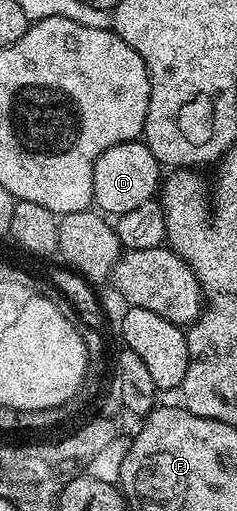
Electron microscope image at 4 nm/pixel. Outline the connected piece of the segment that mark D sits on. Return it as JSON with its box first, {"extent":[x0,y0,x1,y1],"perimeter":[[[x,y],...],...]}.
{"extent":[93,139,161,218],"perimeter":[[[142,139],[126,140],[117,146],[109,146],[97,158],[93,166],[93,204],[100,213],[111,218],[129,214],[129,210],[137,210],[137,206],[145,206],[145,202],[156,199],[161,188],[161,165],[153,158],[153,150]]]}

